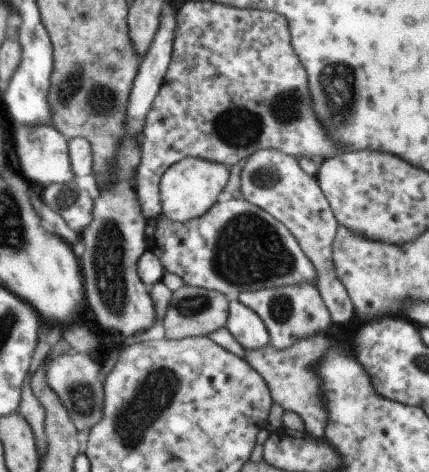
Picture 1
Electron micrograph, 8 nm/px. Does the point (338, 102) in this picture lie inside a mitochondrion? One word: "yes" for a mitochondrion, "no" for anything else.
yes

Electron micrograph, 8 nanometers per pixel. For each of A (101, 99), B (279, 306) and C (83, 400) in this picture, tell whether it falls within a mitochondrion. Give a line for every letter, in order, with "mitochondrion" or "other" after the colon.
A: mitochondrion
B: mitochondrion
C: mitochondrion

